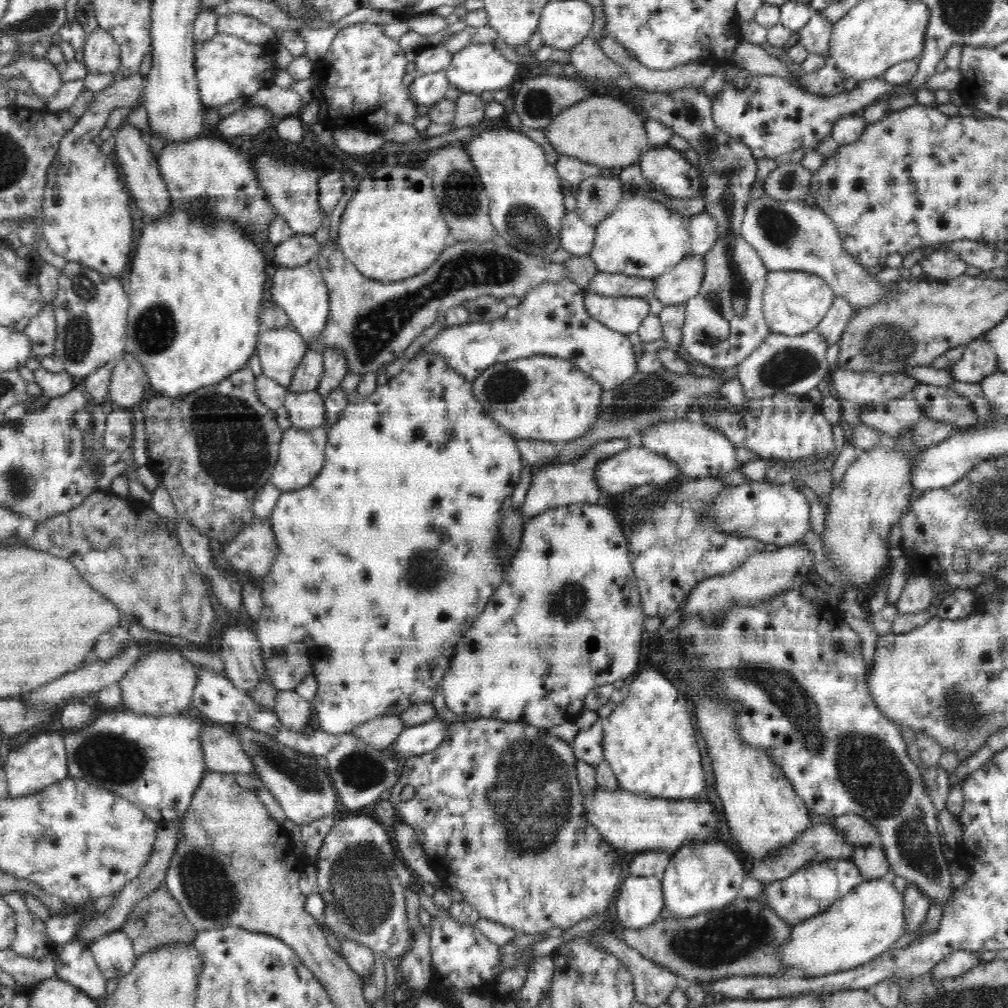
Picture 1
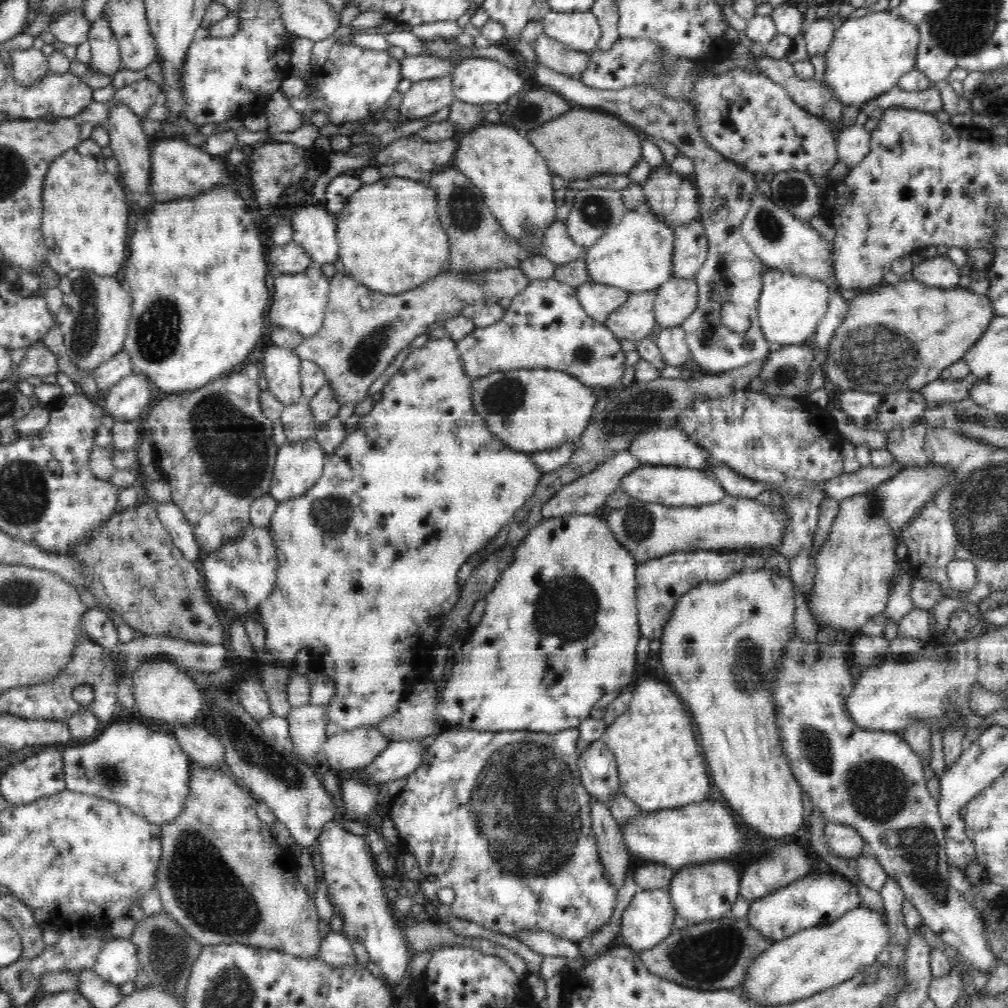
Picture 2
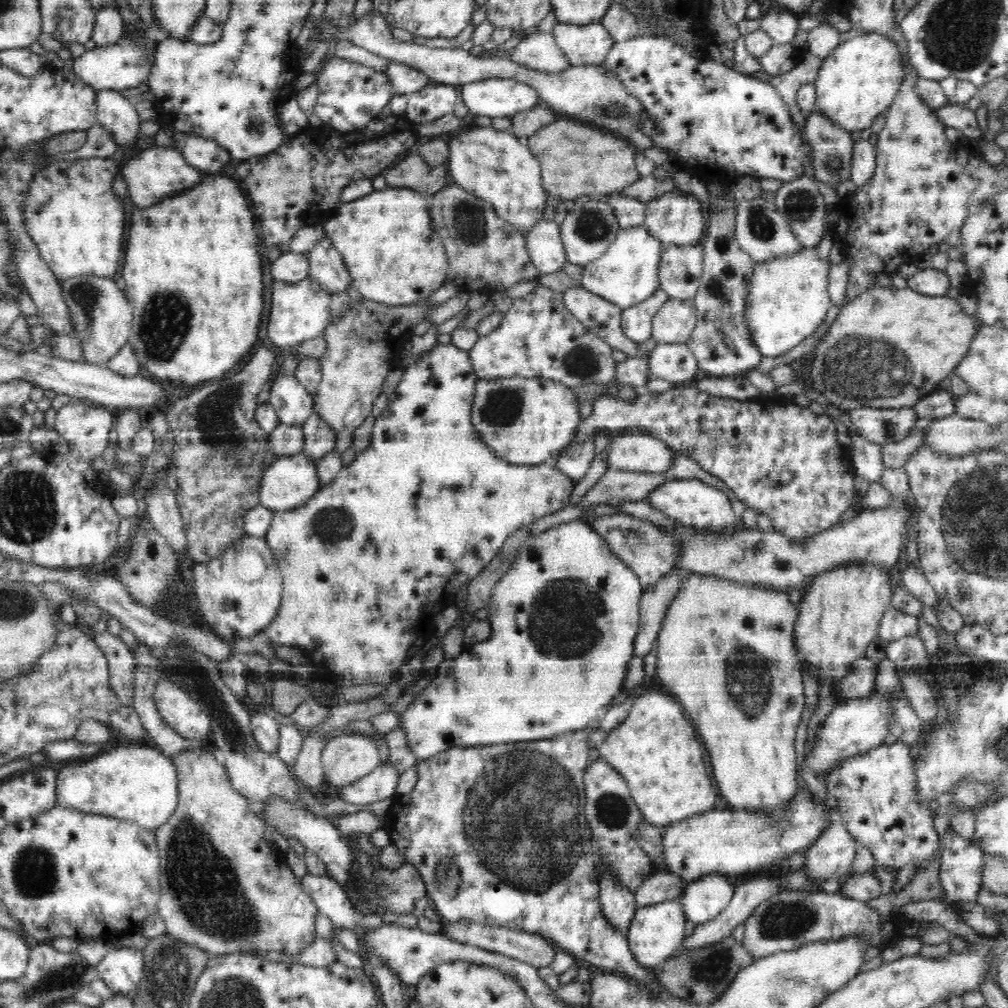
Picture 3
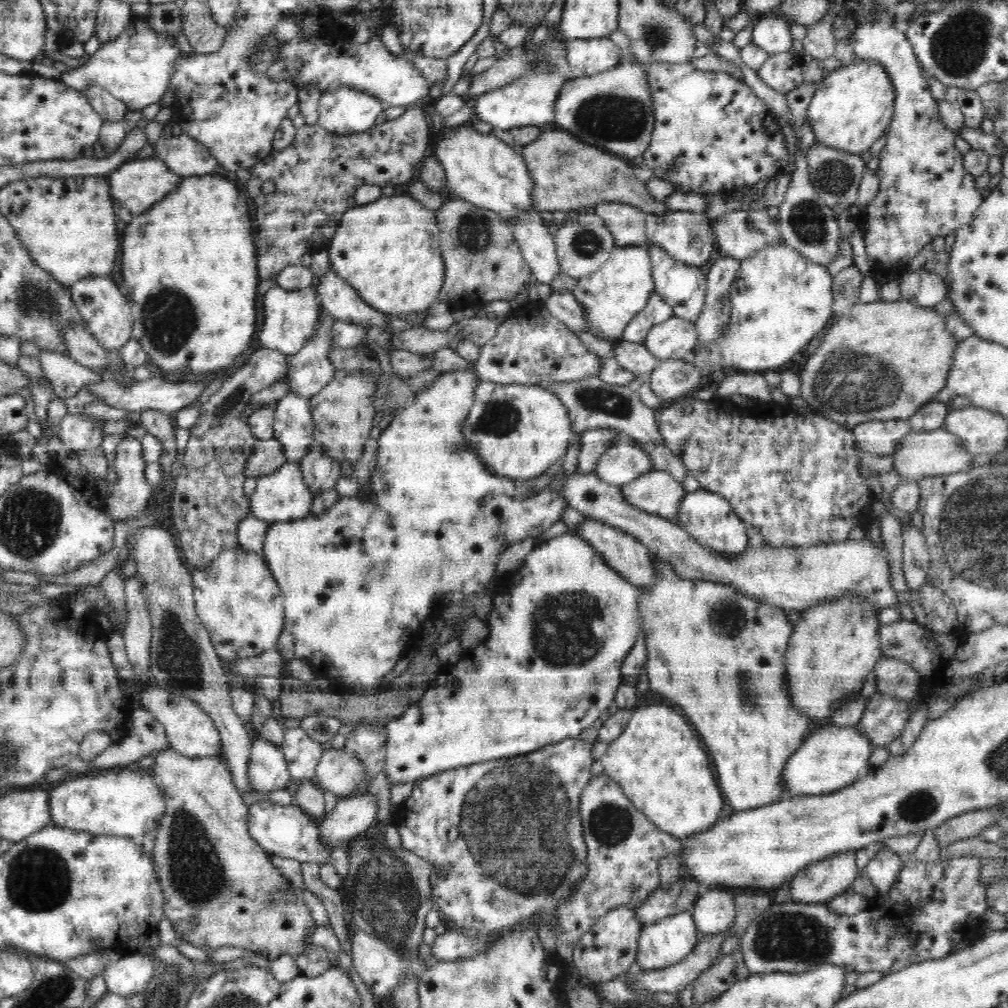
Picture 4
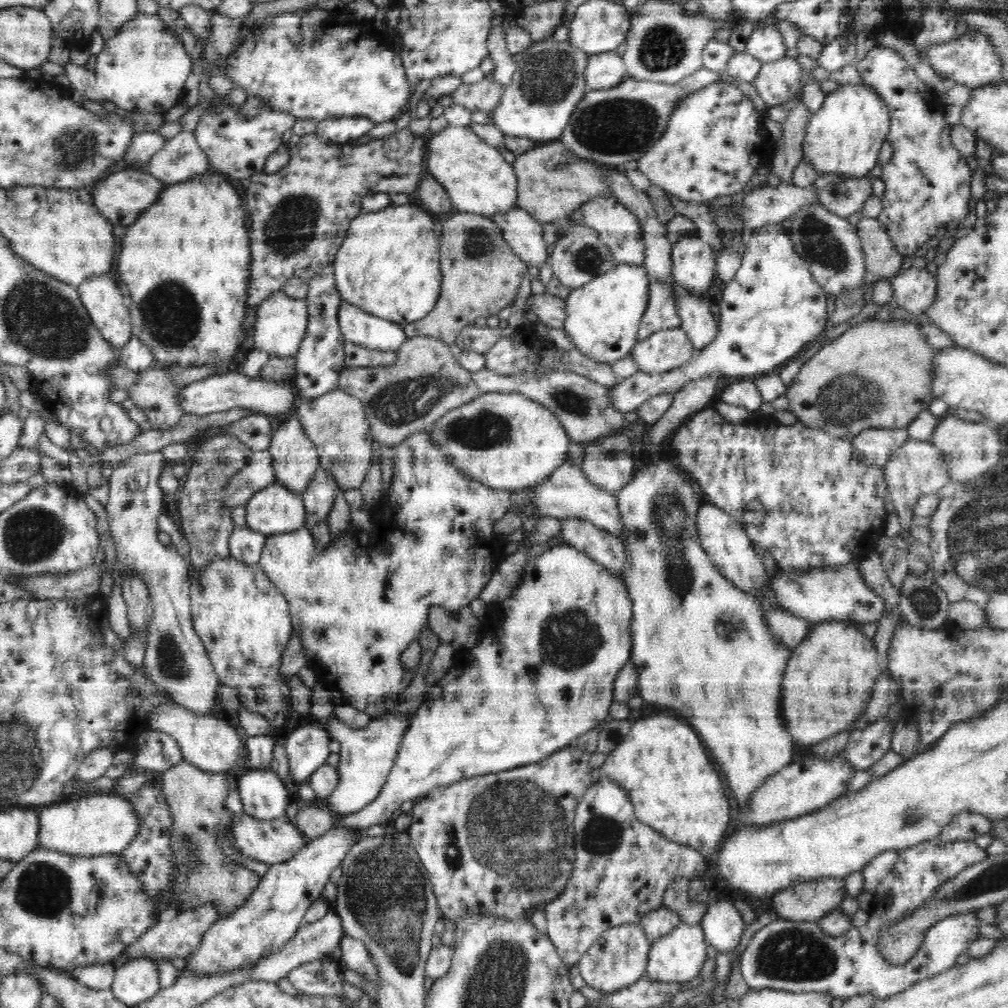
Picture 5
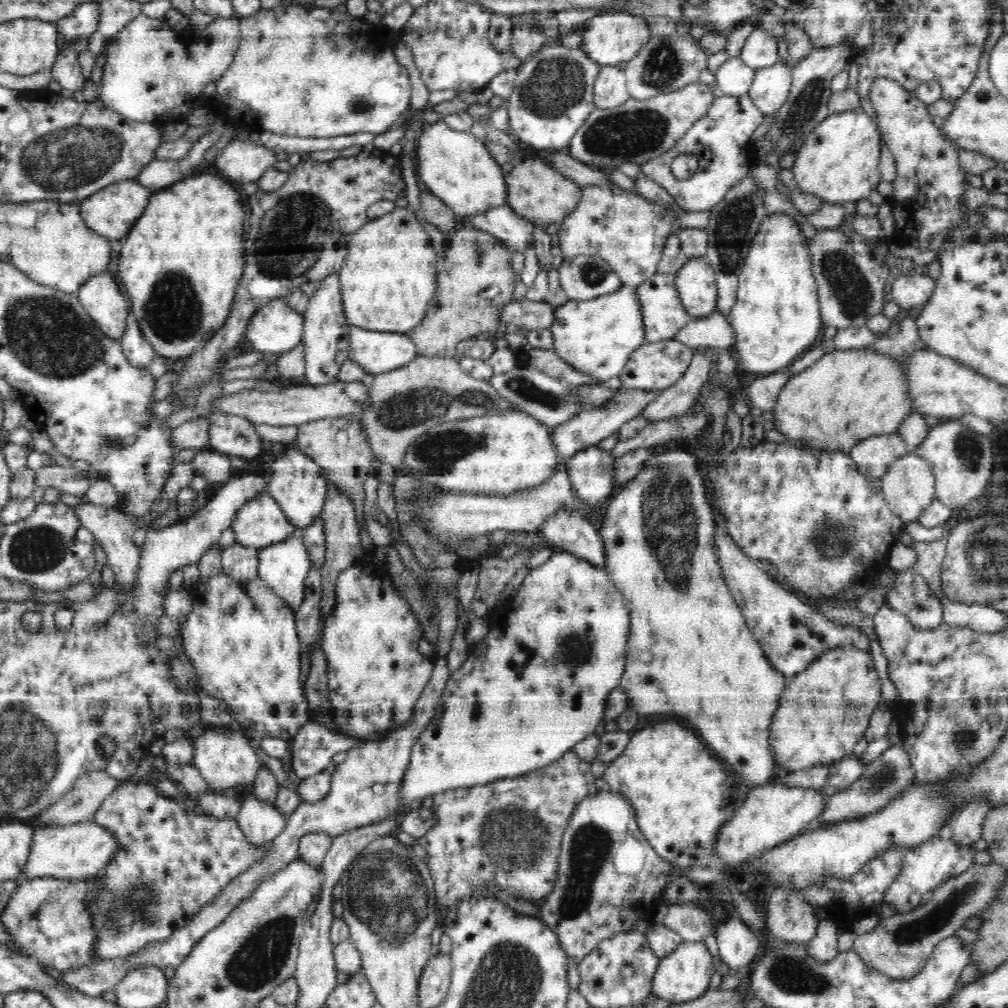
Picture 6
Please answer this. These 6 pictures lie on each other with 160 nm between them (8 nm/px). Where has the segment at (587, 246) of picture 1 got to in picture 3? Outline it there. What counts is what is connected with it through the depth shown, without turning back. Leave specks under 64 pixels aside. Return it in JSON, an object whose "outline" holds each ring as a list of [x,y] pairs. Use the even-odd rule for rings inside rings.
{"outline":[[[542,219],[524,233],[528,255],[540,275],[556,272],[566,263],[566,251],[560,236],[560,224]]]}

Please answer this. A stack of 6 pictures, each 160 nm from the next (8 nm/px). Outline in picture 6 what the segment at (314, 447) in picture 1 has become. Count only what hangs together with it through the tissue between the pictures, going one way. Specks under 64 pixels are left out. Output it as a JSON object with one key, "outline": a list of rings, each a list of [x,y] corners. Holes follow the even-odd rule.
{"outline":[[[266,492],[250,499],[235,514],[230,527],[235,532],[235,542],[258,550],[286,540],[296,533],[276,499]]]}

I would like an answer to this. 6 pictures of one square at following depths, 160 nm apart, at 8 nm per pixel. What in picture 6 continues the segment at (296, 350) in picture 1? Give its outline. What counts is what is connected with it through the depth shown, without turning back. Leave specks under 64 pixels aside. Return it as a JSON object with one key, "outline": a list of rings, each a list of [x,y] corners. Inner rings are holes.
{"outline":[[[297,447],[286,448],[280,456],[276,456],[271,464],[272,474],[264,492],[272,495],[280,509],[284,511],[288,521],[296,527],[300,534],[323,511],[327,497],[327,480],[323,477],[323,470]]]}

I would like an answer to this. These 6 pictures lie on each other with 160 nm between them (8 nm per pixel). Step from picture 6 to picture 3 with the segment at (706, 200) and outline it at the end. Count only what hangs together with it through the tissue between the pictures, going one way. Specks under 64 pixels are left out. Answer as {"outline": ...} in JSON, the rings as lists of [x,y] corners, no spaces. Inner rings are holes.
{"outline":[[[638,35],[615,42],[599,66],[615,74],[652,117],[656,123],[656,134],[651,137],[653,146],[675,154],[678,166],[698,175],[705,185],[730,184],[741,177],[791,181],[813,166],[812,158],[808,160],[806,155],[811,154],[810,146],[802,143],[805,132],[792,121],[787,105],[771,83],[736,72],[702,54],[691,54],[671,38],[656,35]]]}

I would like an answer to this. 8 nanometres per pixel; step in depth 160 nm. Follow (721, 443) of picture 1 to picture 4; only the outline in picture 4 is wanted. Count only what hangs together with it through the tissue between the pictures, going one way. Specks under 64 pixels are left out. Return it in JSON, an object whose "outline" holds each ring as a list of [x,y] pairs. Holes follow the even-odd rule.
{"outline":[[[622,438],[598,459],[594,473],[604,482],[620,487],[652,469],[650,453]]]}

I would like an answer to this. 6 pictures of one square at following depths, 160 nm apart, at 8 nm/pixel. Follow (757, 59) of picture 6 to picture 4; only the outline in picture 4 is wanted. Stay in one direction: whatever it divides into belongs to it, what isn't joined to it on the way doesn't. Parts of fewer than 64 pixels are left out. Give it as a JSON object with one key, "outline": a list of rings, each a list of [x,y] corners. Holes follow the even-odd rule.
{"outline":[[[784,16],[759,17],[754,24],[752,44],[766,49],[769,55],[788,52],[793,45],[790,22]]]}

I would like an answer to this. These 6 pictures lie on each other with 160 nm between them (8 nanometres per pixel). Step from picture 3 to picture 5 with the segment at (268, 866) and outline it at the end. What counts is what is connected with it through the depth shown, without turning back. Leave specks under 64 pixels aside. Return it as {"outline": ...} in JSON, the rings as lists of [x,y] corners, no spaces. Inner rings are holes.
{"outline":[[[182,759],[171,769],[165,770],[160,776],[158,787],[166,797],[166,803],[170,806],[172,815],[172,861],[177,877],[173,880],[173,892],[177,898],[179,908],[184,911],[204,904],[216,904],[218,919],[230,917],[232,912],[238,910],[244,902],[250,898],[253,890],[258,886],[261,876],[256,871],[230,860],[222,850],[222,844],[218,839],[219,829],[226,829],[226,838],[230,844],[235,844],[232,839],[232,813],[227,810],[228,782],[224,773],[210,773],[196,767]]]}

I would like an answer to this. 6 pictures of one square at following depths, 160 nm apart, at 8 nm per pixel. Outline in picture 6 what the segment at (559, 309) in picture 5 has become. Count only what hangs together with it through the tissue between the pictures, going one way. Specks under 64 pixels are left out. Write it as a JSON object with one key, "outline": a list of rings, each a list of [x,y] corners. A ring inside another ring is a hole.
{"outline":[[[523,298],[520,302],[510,300],[501,311],[501,320],[504,326],[516,325],[520,328],[532,330],[547,330],[554,323],[556,308],[546,301],[531,302]]]}

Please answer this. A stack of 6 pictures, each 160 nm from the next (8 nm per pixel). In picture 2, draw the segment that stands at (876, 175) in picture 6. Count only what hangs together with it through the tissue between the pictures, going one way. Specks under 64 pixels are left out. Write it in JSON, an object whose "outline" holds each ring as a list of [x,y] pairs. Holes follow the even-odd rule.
{"outline":[[[892,11],[870,12],[860,18],[839,20],[832,44],[825,52],[824,82],[845,106],[863,110],[868,101],[888,92],[898,79],[915,67],[920,33],[916,25]]]}

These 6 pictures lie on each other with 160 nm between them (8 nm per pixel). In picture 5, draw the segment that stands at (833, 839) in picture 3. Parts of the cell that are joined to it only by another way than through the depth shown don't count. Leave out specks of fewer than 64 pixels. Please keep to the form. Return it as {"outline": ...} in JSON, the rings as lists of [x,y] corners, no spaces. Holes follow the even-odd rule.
{"outline":[[[824,877],[793,884],[773,895],[772,909],[781,920],[818,923],[846,897],[844,882],[846,877]]]}

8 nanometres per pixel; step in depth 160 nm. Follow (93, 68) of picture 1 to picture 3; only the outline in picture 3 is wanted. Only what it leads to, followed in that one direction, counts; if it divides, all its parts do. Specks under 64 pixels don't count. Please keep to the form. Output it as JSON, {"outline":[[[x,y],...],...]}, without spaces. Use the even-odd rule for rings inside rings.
{"outline":[[[105,4],[96,11],[91,39],[96,46],[110,46],[123,38],[125,23],[115,4]]]}

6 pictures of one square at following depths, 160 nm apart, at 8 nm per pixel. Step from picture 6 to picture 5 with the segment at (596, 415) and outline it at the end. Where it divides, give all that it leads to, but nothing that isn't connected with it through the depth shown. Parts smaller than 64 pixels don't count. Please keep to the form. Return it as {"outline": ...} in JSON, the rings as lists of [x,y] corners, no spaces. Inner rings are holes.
{"outline":[[[751,233],[740,268],[725,284],[717,322],[718,334],[712,344],[696,351],[686,364],[670,372],[638,372],[622,379],[610,388],[610,403],[625,414],[638,409],[652,396],[678,392],[700,378],[725,375],[755,379],[776,368],[784,368],[806,344],[820,340],[829,320],[828,295],[818,285],[790,239],[786,234]]]}

